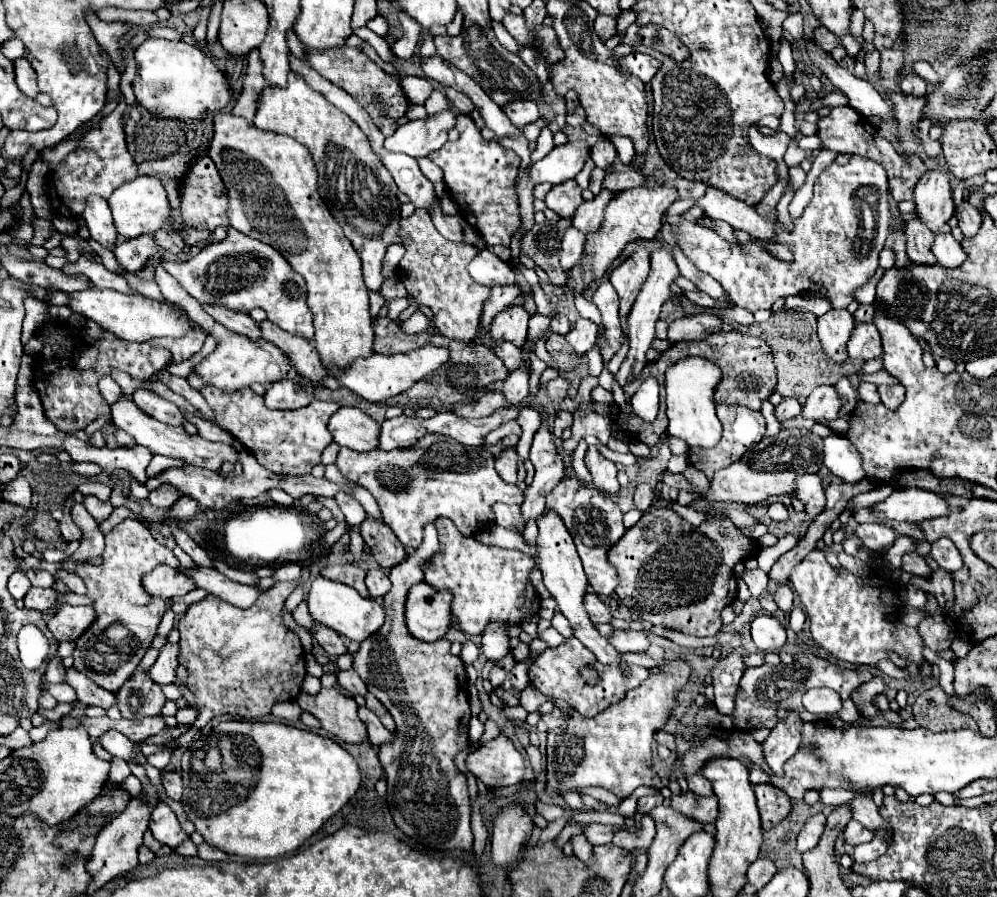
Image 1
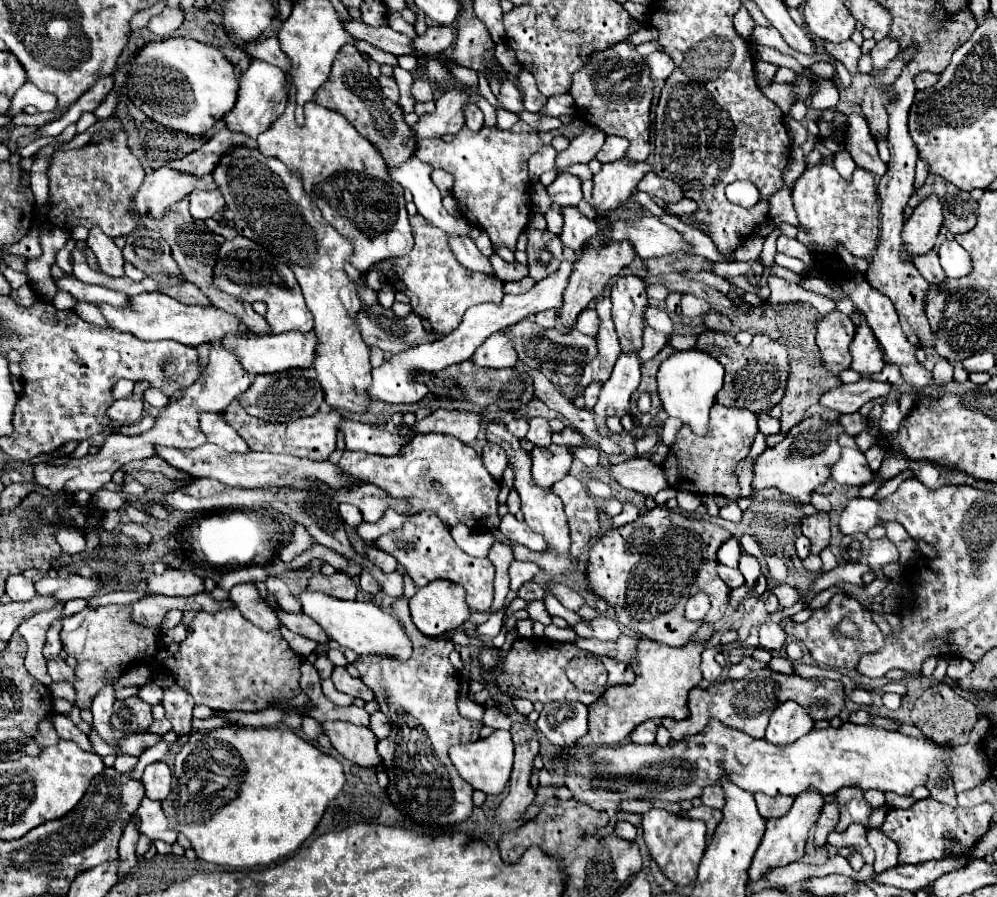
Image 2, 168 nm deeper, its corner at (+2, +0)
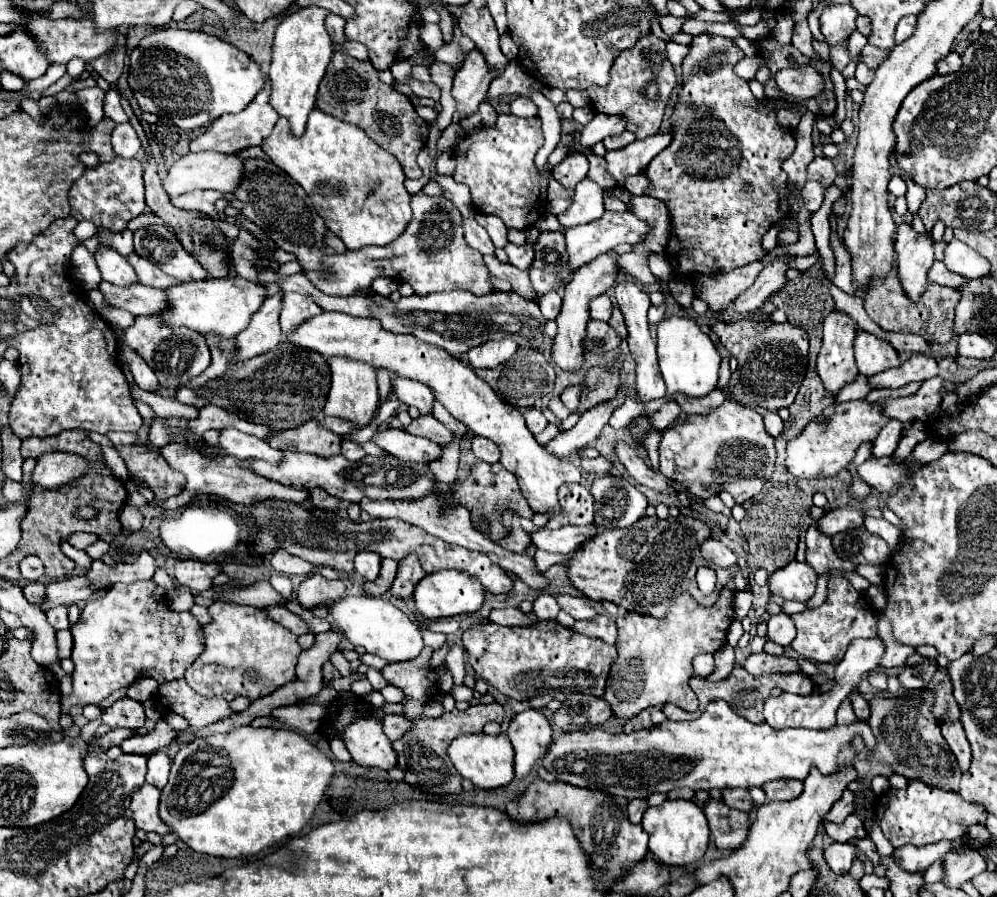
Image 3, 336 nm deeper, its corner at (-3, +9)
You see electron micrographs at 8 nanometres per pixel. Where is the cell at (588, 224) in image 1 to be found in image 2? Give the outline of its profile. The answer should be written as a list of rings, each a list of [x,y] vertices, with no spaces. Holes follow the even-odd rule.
[[[618,159],[618,161],[602,165],[600,173],[596,173],[592,179],[594,205],[604,211],[620,207],[624,201],[628,201],[628,197],[632,195],[632,189],[650,171],[652,167],[646,161]]]

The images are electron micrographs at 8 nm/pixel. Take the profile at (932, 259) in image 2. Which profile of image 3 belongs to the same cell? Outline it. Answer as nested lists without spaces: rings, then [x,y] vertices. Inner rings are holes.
[[[935,260],[931,270],[929,270],[929,280],[935,284],[943,284],[943,286],[951,286],[951,288],[959,288],[963,284],[963,276],[957,276],[955,272],[949,272],[945,268],[943,262]]]

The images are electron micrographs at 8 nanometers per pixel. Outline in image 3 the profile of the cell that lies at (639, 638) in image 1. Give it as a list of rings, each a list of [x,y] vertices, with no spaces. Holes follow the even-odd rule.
[[[559,594],[557,596],[557,602],[559,606],[569,612],[575,620],[593,620],[599,612],[583,598],[573,598],[573,596],[567,596],[567,594]]]

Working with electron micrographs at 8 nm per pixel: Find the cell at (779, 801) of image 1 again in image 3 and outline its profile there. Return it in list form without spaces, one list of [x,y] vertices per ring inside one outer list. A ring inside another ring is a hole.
[[[775,780],[763,786],[767,800],[793,800],[803,792],[801,780]]]

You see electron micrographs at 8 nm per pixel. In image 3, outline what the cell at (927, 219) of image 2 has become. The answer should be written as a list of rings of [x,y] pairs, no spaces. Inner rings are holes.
[[[913,224],[897,226],[895,254],[897,254],[897,272],[903,284],[903,290],[911,300],[917,300],[927,284],[927,270],[935,260],[933,238],[929,232],[917,234]]]

